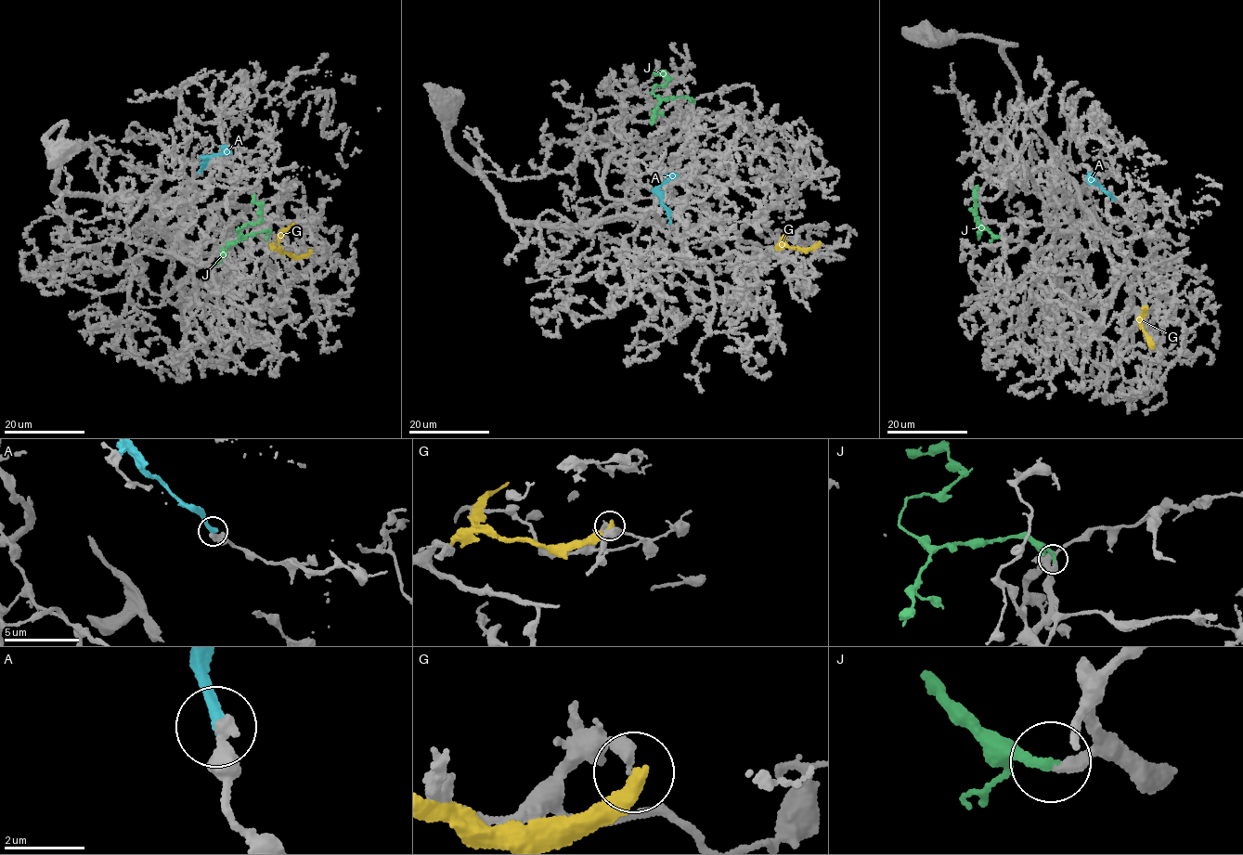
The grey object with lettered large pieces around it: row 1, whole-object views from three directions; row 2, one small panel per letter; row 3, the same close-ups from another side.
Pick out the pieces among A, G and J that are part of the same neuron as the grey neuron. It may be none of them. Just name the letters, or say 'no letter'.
J

